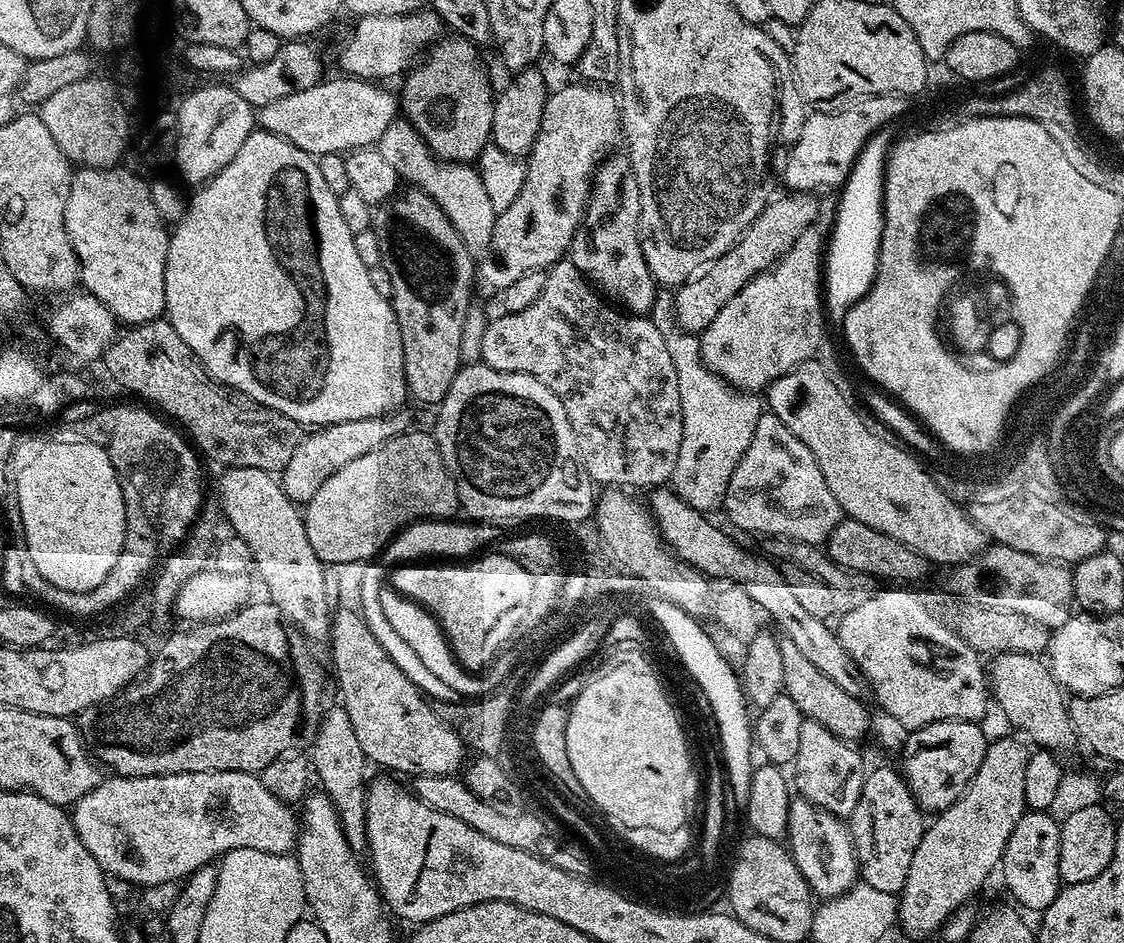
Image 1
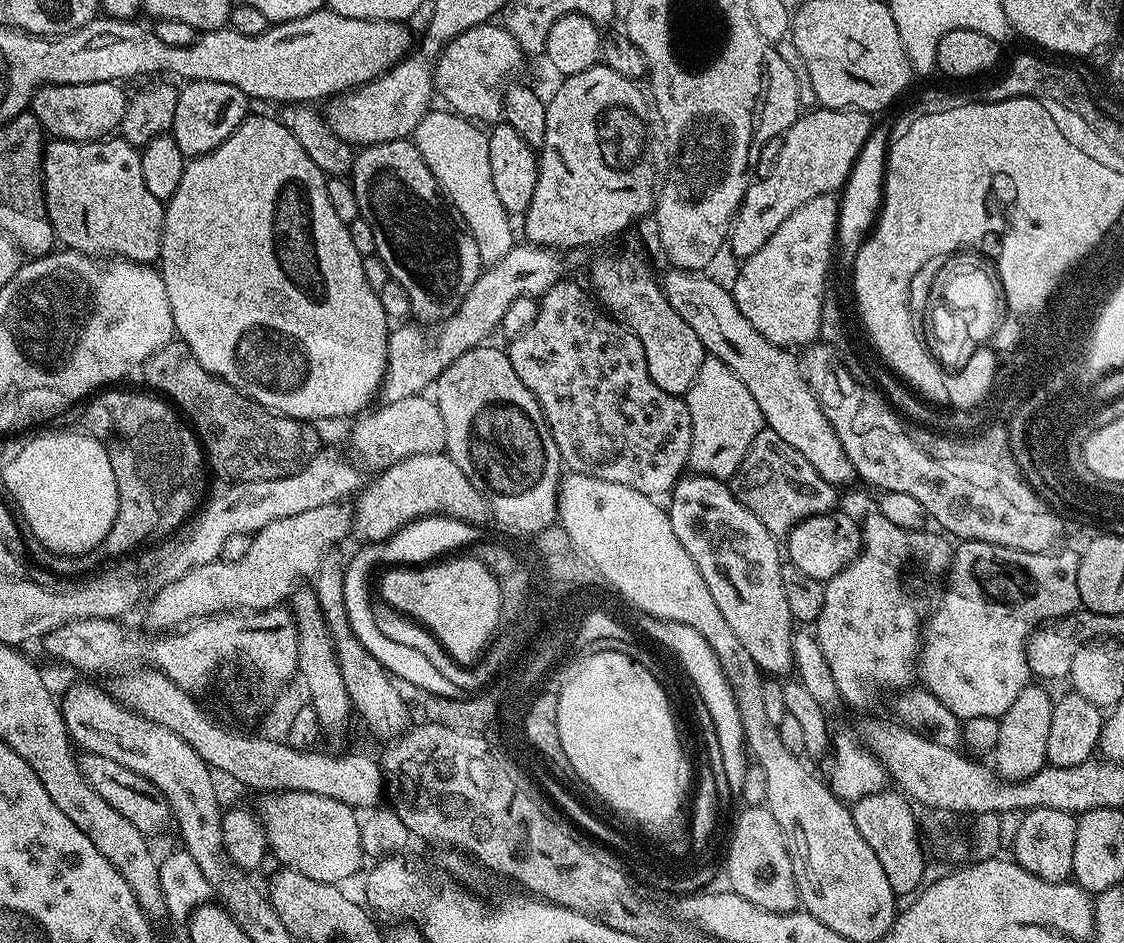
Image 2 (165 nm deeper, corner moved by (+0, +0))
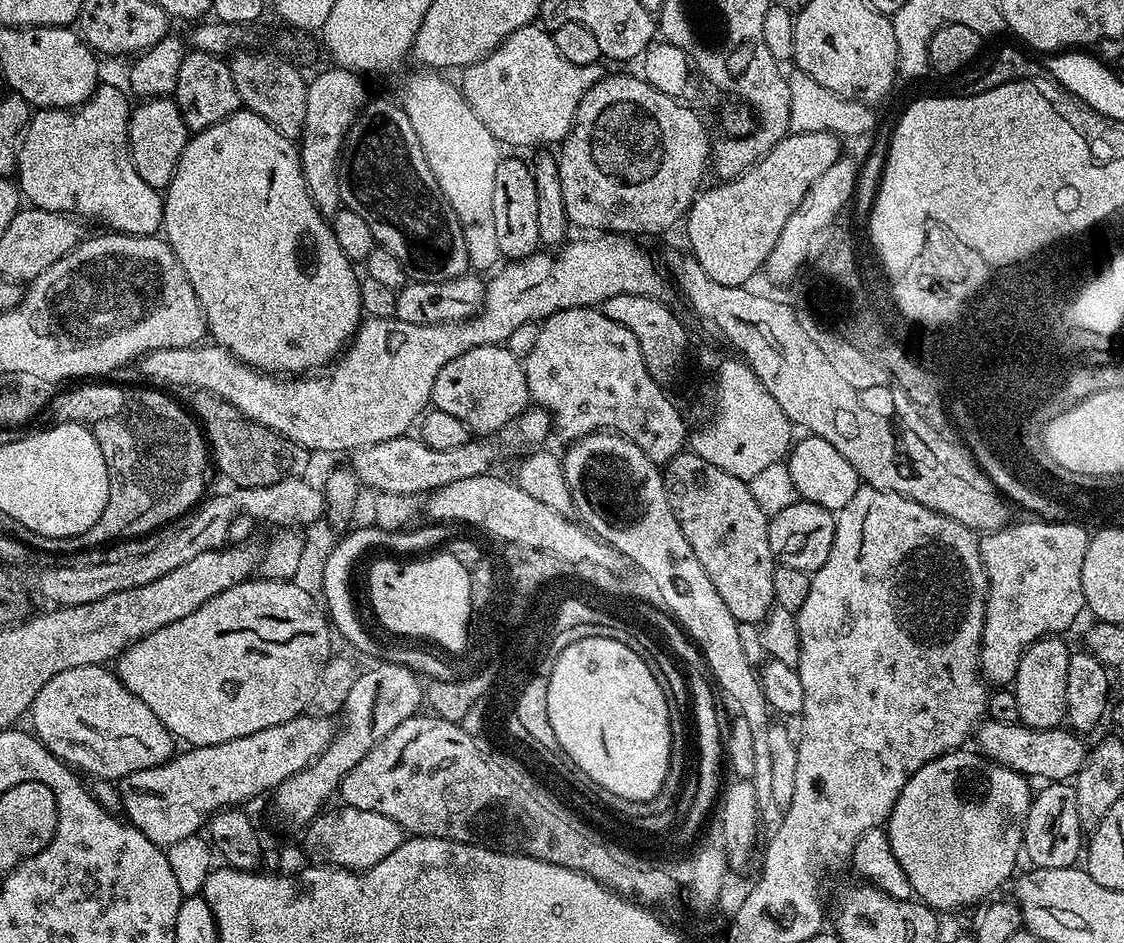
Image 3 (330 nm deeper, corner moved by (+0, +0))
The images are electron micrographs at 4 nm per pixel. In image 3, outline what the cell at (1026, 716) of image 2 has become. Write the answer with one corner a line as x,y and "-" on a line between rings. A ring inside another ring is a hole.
1053,634
1036,640
1024,651
1018,662
1014,693
1017,698
1019,723
1027,728
1058,728
1065,723
1066,676
1070,669
1070,648
1063,644
1059,635

